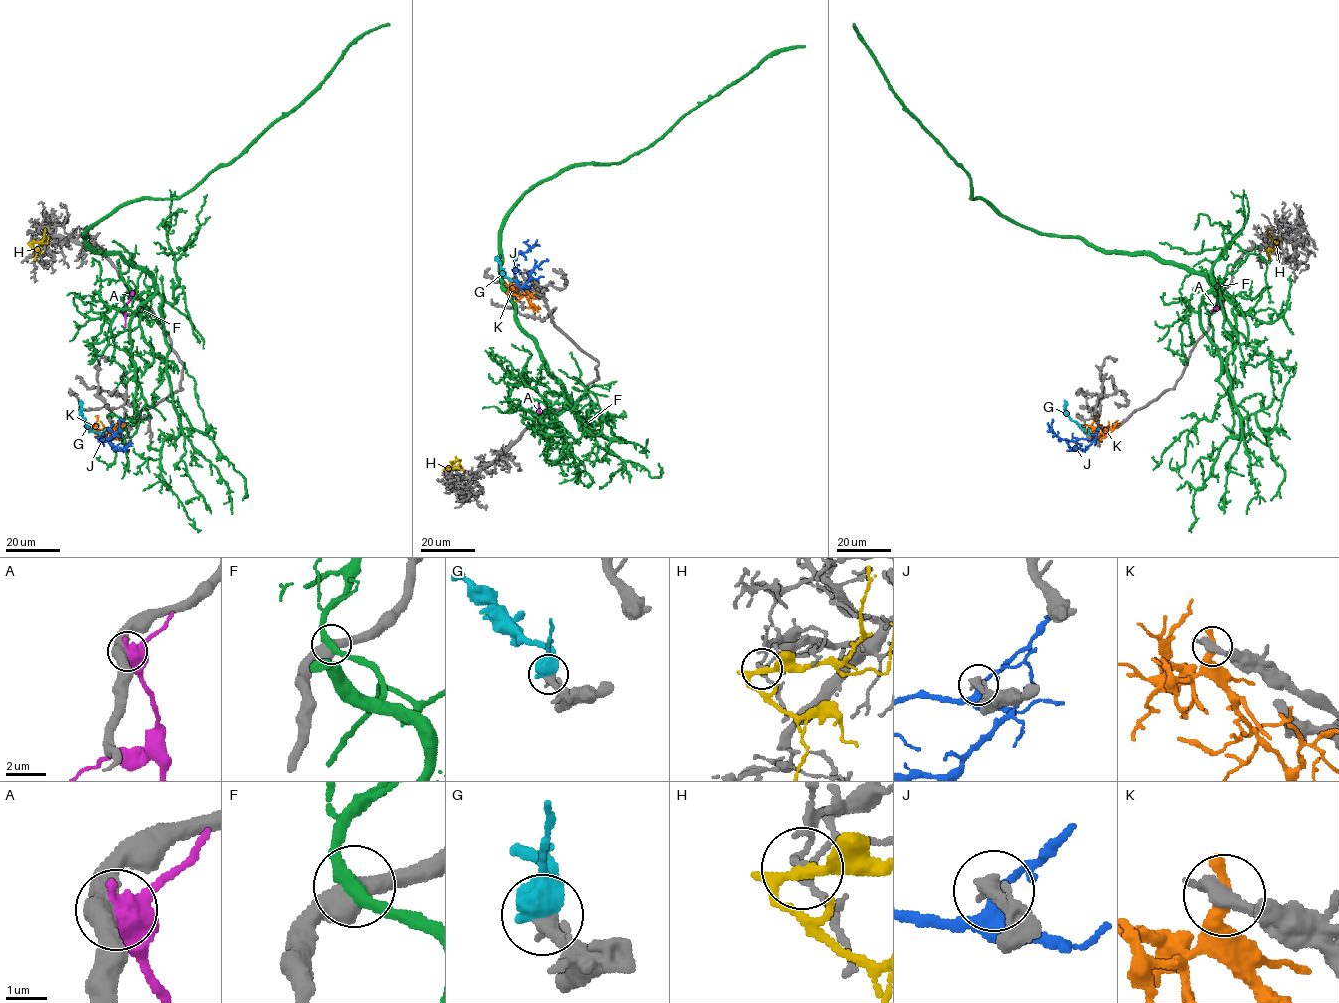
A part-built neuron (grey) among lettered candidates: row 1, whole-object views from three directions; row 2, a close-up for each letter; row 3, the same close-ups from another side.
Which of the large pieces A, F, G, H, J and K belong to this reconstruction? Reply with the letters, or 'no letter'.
G

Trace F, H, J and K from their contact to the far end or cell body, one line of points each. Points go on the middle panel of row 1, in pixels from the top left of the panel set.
F: (545, 414), (572, 403), (500, 275), (510, 209), (574, 166), (624, 162), (767, 57), (804, 45)
H: (446, 469), (456, 467), (460, 461)
J: (515, 282), (514, 259), (535, 244), (539, 246)
K: (517, 282), (531, 307), (539, 307)

